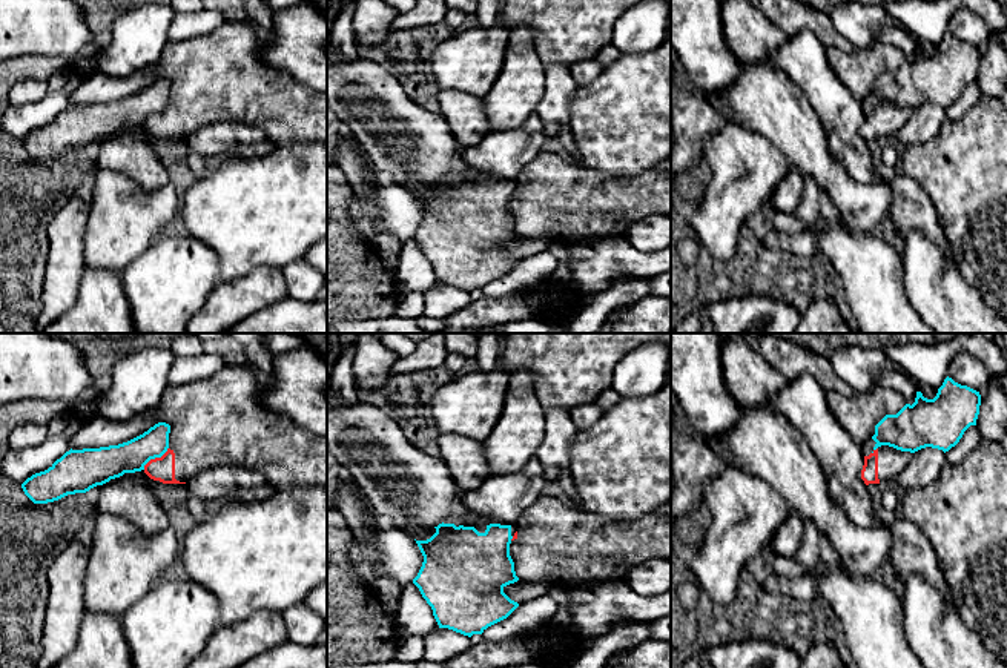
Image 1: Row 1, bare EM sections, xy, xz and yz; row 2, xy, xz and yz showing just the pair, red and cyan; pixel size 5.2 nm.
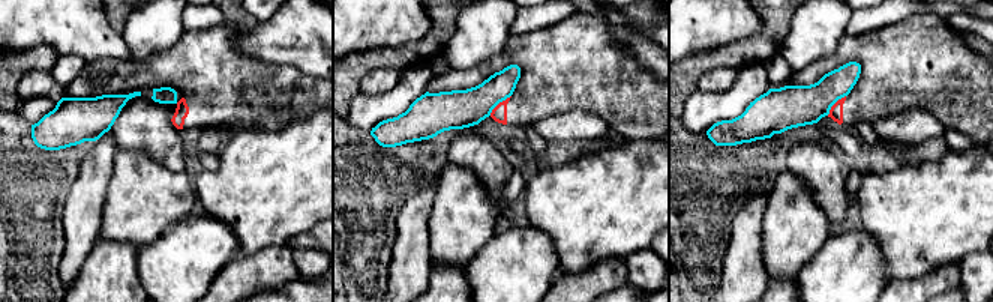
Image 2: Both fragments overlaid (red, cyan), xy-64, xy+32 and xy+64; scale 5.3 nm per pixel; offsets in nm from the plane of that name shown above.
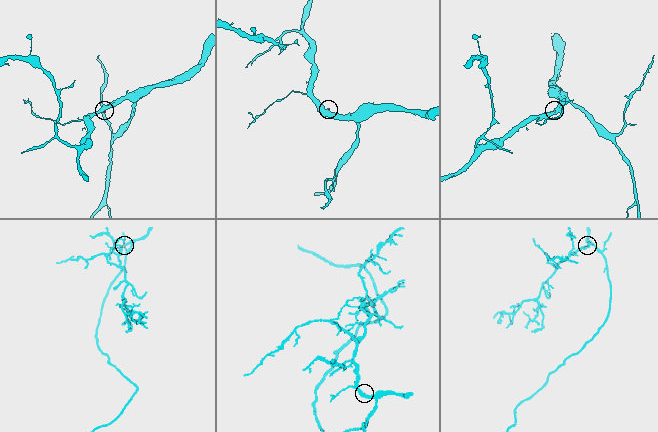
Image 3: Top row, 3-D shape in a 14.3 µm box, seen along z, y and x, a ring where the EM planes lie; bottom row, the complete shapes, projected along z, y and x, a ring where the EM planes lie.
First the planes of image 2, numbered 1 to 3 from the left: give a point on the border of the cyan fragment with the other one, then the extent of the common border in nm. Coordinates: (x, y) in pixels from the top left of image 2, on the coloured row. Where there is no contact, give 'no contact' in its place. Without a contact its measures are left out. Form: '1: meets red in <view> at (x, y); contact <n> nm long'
1: no contact
2: meets red in xy+32 at (498, 104); contact 160 nm long
3: meets red in xy+64 at (834, 104); contact 150 nm long

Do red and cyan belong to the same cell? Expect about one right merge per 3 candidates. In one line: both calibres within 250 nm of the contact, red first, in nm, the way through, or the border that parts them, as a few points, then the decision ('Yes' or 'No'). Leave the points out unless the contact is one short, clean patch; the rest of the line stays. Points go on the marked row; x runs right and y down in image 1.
Thickness 130 nm (red) against 180 nm. Boundary: xy (168, 447), (143, 469). No

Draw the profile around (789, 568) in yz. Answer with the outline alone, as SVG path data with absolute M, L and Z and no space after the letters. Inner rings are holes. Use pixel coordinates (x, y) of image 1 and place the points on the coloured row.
M777 556L771 567L774 574L789 580L798 579L806 574L814 577L814 573L809 573L794 556L791 557Z

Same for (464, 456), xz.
M439 433L437 447L461 494L477 488L490 476L480 441L457 433Z

